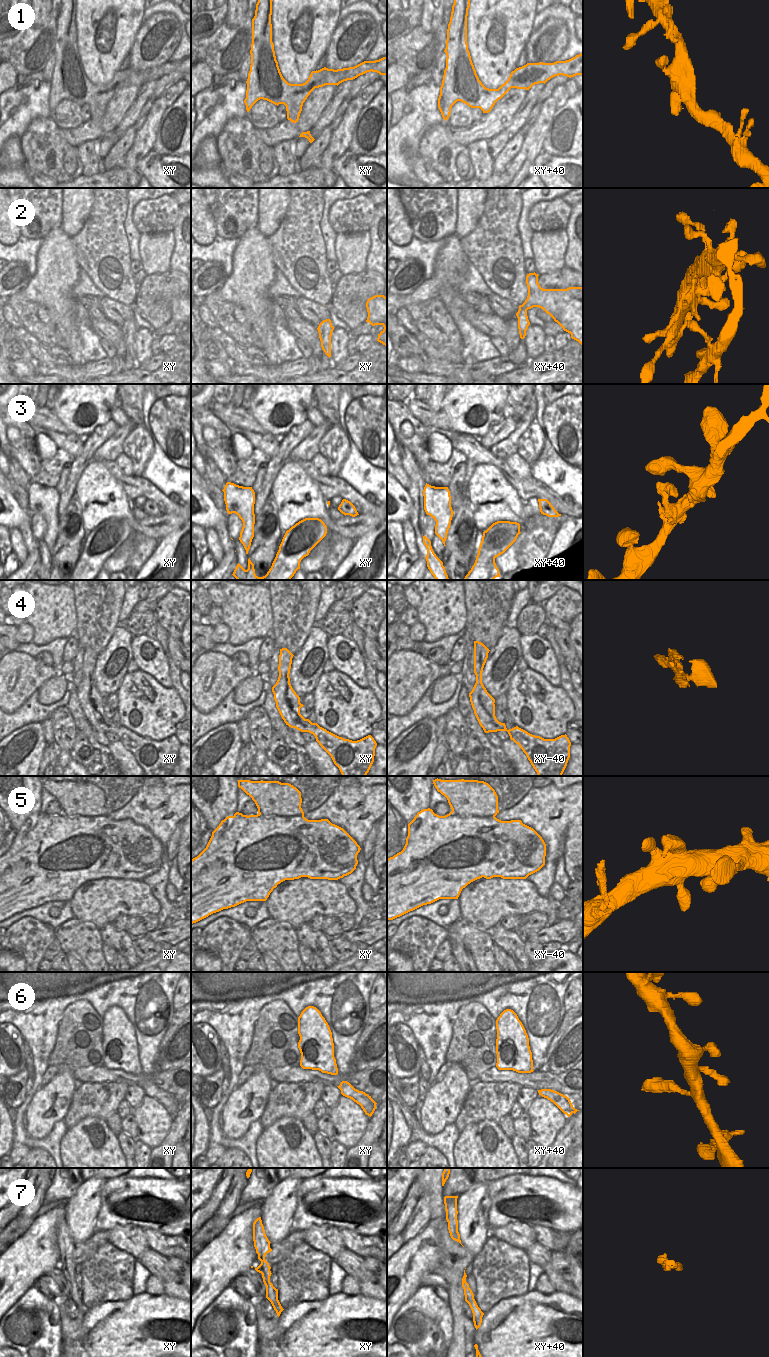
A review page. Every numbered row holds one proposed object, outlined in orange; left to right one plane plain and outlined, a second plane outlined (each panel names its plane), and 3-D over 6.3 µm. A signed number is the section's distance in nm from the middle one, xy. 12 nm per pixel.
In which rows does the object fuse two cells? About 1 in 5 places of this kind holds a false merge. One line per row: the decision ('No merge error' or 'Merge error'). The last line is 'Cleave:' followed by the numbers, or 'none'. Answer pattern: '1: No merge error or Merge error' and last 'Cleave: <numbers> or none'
1: No merge error
2: Merge error
3: No merge error
4: No merge error
5: Merge error
6: No merge error
7: No merge error
Cleave: 2, 5.

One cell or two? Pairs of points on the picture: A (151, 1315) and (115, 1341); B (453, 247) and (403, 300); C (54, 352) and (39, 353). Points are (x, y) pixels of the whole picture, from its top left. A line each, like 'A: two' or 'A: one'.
A: one
B: one
C: one

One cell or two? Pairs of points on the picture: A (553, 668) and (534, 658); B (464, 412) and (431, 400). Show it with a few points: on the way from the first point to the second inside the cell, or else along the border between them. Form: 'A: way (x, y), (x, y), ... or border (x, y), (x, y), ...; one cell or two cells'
A: way (548, 666), (539, 659); one cell
B: border (445, 394), (441, 409); two cells

